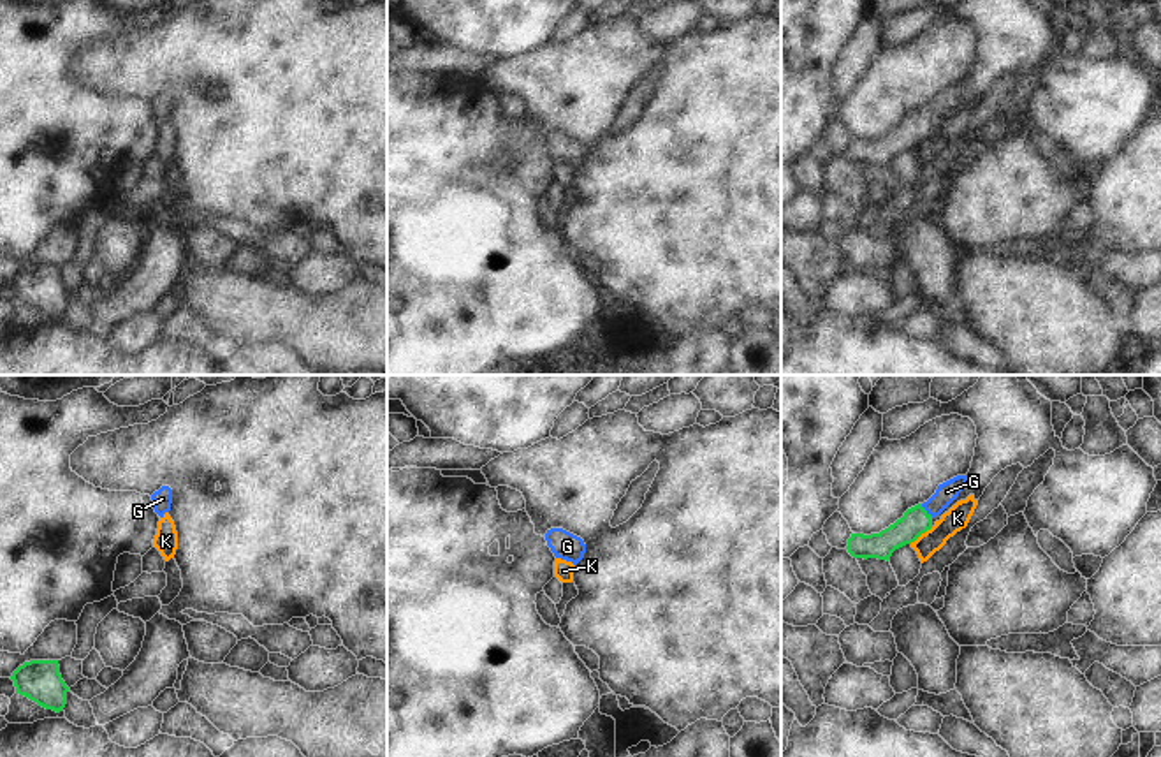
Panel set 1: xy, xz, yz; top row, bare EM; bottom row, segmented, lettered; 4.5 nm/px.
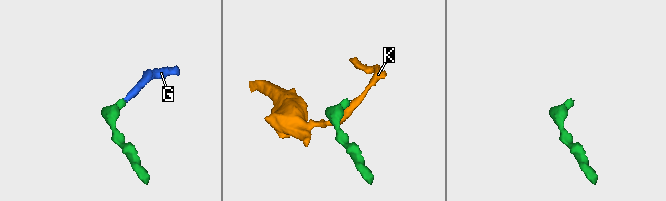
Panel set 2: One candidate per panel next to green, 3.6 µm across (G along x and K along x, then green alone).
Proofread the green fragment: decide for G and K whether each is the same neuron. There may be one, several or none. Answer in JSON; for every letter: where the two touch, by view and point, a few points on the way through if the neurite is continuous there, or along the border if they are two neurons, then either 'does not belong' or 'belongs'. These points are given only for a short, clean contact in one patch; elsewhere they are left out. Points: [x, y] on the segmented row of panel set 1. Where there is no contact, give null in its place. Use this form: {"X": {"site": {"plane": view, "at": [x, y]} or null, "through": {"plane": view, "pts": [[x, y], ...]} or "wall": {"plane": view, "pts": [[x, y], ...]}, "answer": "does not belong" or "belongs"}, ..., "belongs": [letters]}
{"G": {"site": {"plane": "yz", "at": [926, 511]}, "through": {"plane": "yz", "pts": [[915, 521], [926, 511], [947, 492]]}, "answer": "belongs"}, "K": {"site": {"plane": "yz", "at": [920, 534]}, "wall": {"plane": "yz", "pts": [[933, 527], [910, 543]]}, "answer": "does not belong"}, "belongs": ["G"]}

